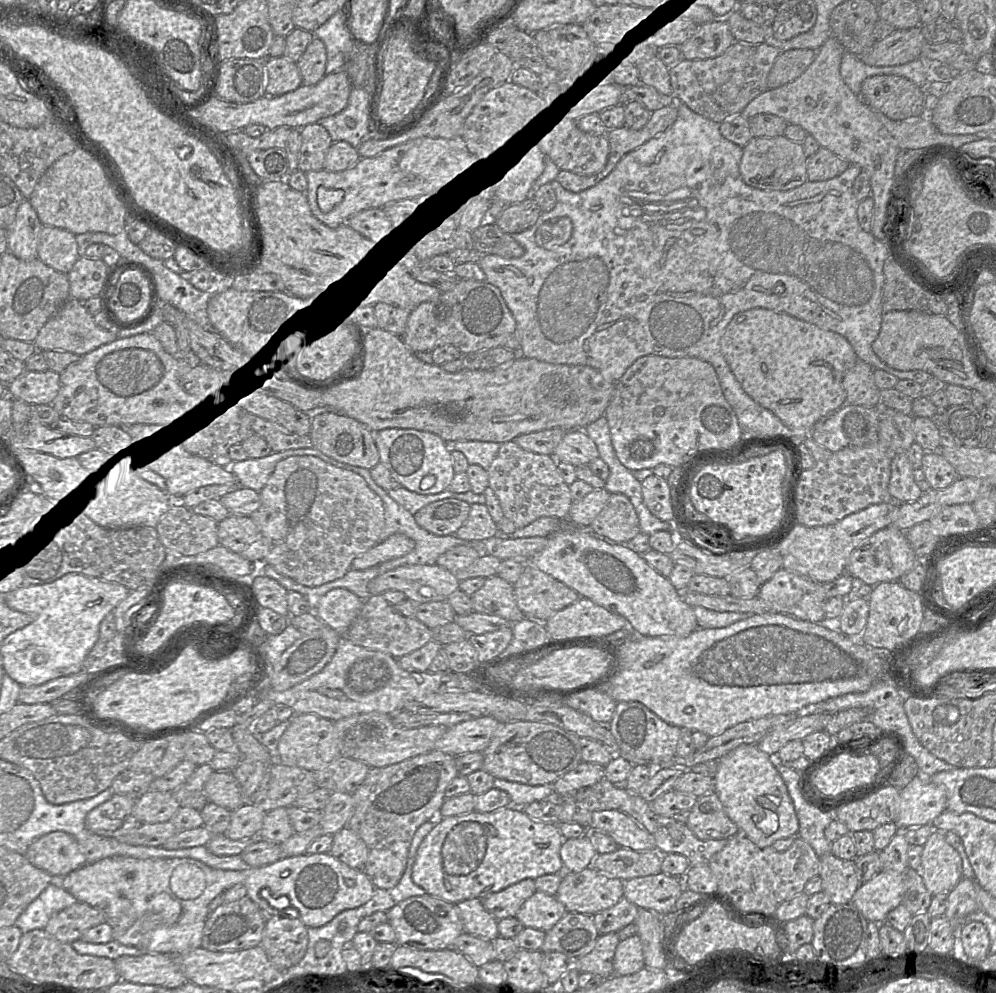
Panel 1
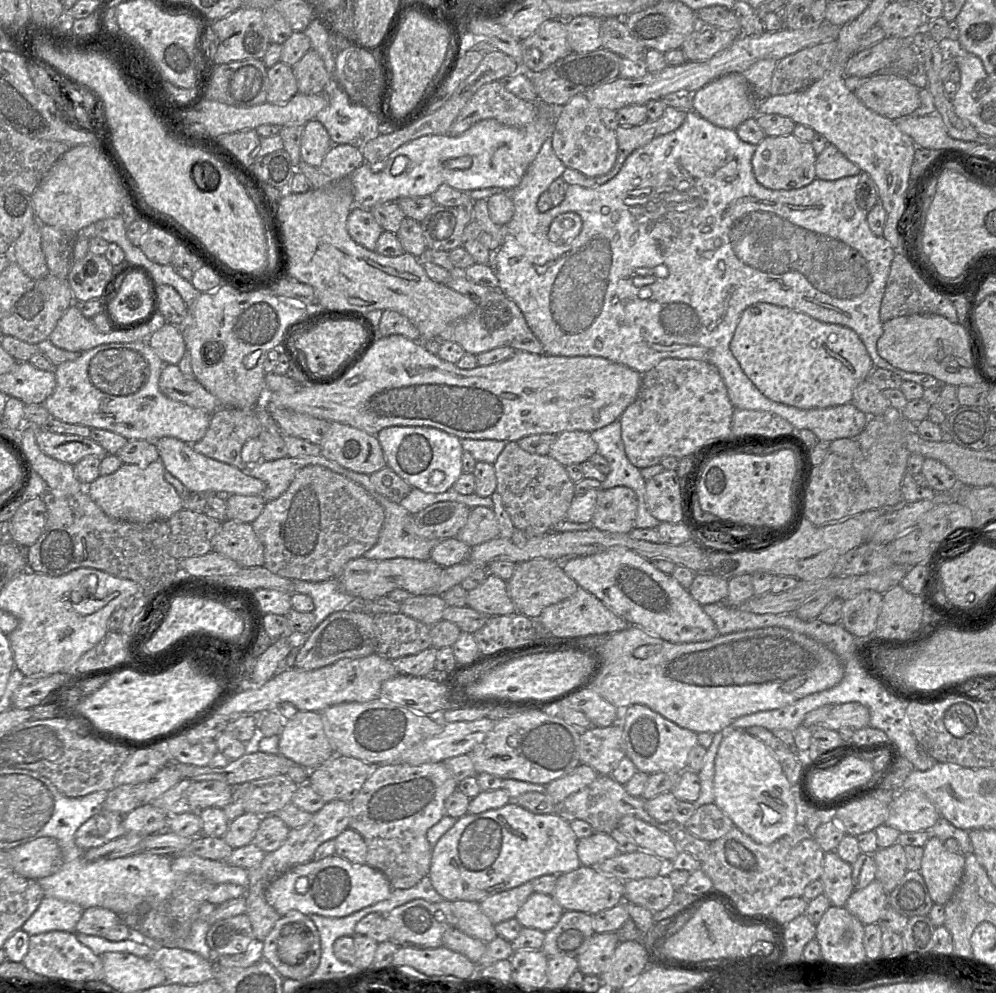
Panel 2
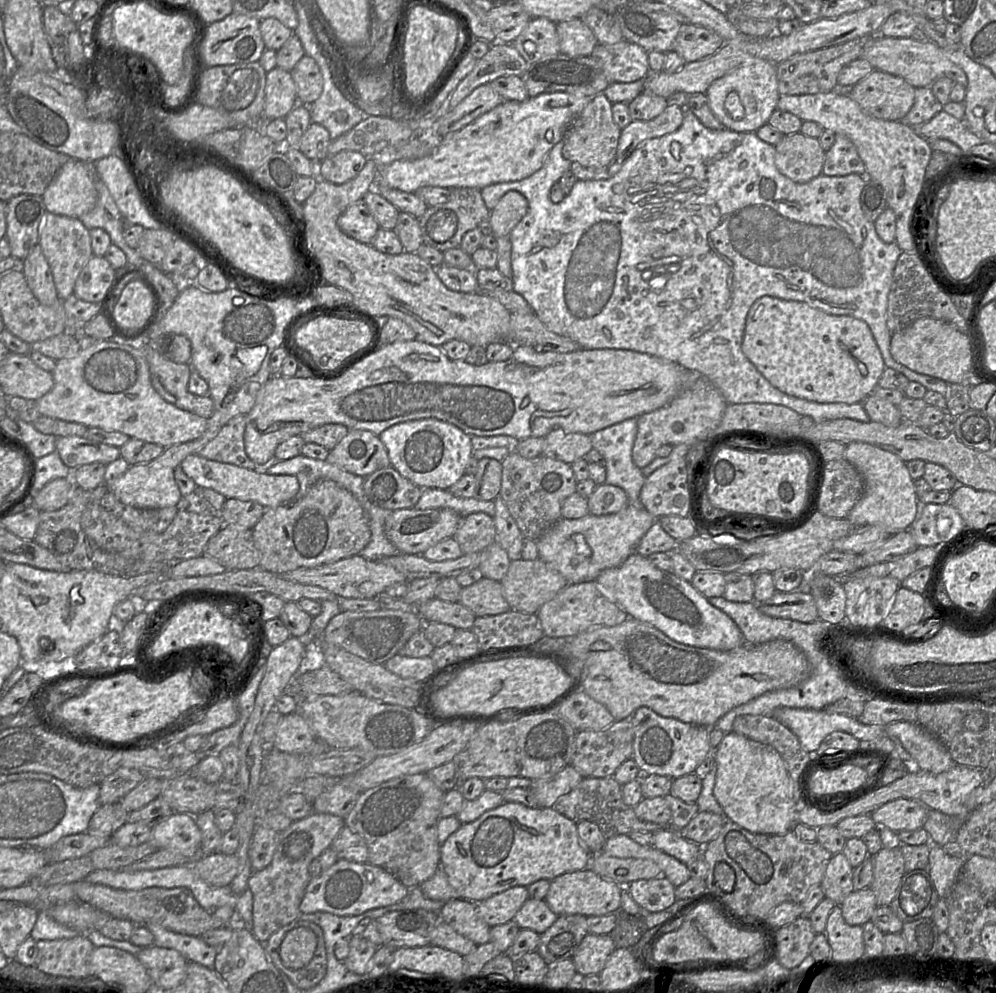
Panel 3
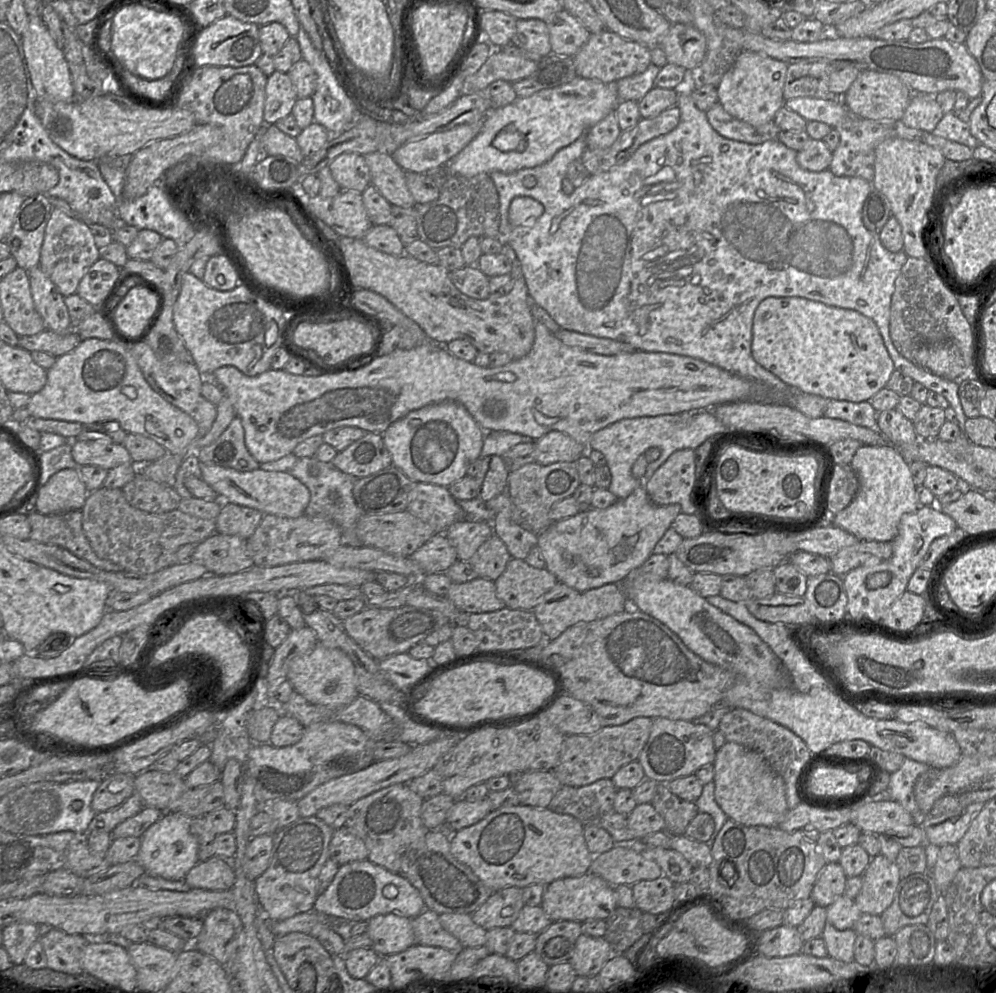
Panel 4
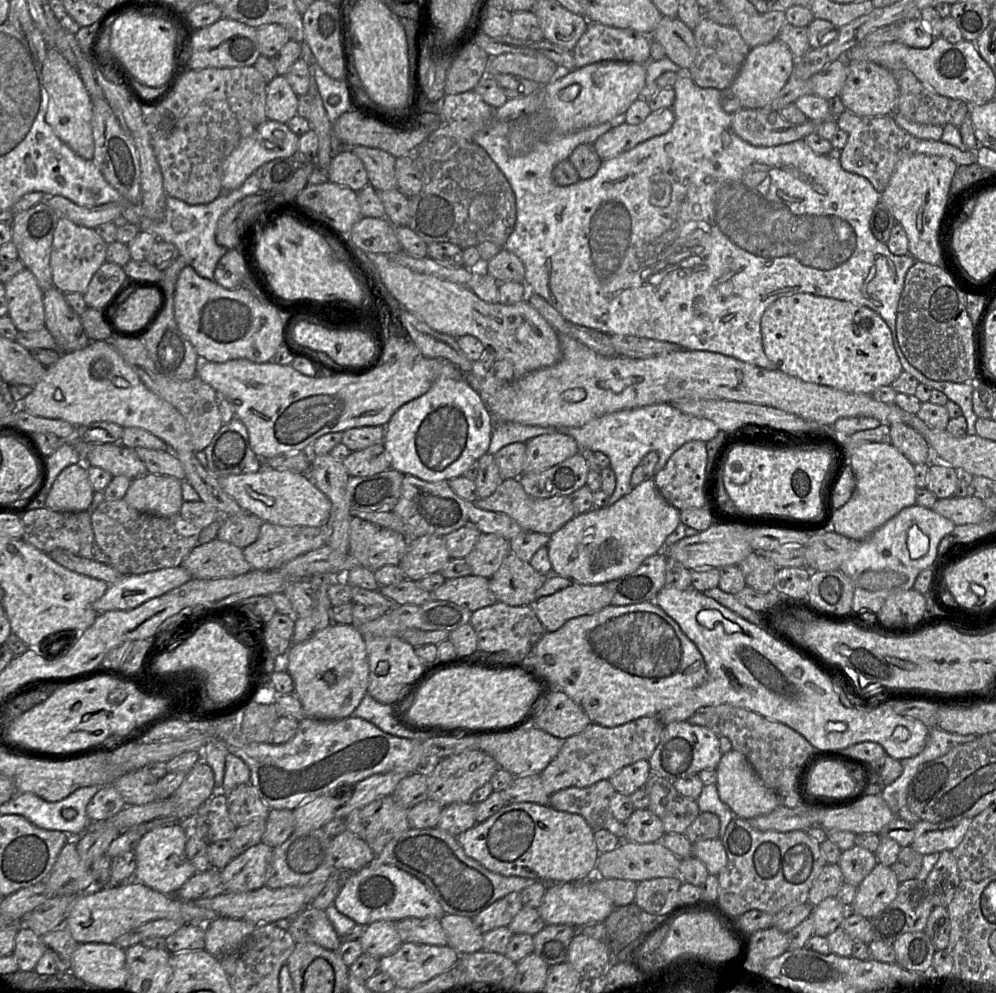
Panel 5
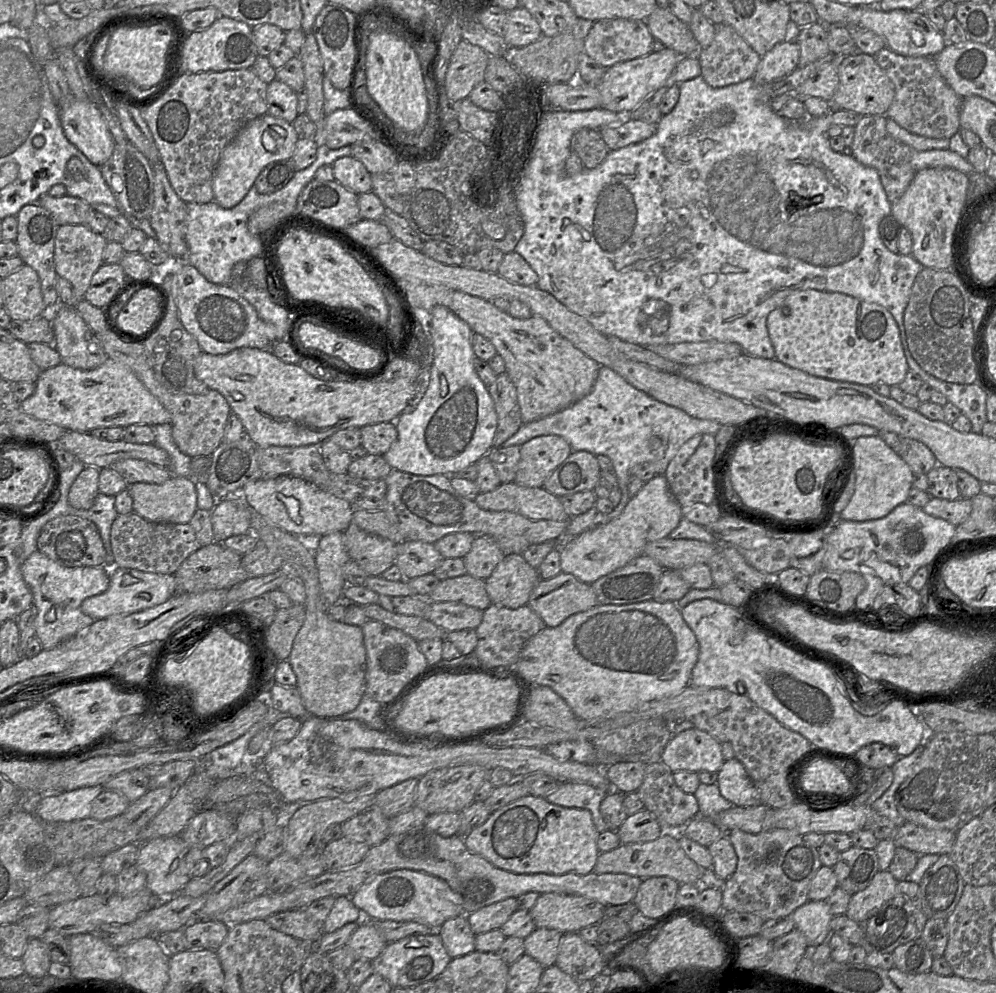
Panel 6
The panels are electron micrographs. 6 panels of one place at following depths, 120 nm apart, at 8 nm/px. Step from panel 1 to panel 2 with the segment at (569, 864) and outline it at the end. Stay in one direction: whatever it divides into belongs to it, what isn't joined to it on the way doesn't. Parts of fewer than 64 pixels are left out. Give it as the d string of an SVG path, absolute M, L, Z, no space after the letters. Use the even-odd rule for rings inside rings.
M594 833L578 839L577 854L581 865L597 867L604 860L619 854L619 850L610 834Z

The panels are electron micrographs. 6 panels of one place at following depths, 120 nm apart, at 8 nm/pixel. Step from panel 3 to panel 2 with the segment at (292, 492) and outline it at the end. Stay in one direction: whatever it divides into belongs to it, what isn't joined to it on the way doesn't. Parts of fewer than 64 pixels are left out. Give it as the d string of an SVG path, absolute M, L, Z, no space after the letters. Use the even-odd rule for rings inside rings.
M163 437L154 442L165 471L177 478L190 493L214 492L224 496L233 494L259 496L266 488L263 481L245 474L234 466L204 456L196 452L191 444L179 439Z

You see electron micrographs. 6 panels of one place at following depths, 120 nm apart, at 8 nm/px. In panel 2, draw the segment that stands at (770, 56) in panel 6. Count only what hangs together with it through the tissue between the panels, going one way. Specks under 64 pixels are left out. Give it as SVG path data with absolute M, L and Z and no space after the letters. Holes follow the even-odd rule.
M740 72L718 78L693 93L693 112L698 113L713 125L735 129L751 117L757 116L757 100L747 79Z

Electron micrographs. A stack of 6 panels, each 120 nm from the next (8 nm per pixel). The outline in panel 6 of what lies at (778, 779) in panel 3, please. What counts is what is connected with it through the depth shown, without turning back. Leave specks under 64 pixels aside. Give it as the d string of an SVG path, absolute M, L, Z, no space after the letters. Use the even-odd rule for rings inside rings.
M735 757L725 760L717 772L721 795L734 806L759 804L759 793L743 764Z

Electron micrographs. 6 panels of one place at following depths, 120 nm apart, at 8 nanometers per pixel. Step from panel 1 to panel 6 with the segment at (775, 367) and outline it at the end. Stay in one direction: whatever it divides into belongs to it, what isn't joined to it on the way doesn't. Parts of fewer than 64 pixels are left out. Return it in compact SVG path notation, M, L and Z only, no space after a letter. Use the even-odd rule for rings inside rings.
M813 289L796 292L769 313L767 329L776 359L813 376L865 386L877 383L898 386L909 371L900 331L892 314L879 304L846 294Z

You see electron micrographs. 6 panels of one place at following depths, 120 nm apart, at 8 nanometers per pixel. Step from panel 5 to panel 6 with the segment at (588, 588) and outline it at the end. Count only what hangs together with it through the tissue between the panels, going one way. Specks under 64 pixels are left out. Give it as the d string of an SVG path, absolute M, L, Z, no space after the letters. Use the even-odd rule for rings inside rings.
M563 571L555 576L540 576L529 600L529 604L540 614L544 626L557 626L569 616L586 611L597 603L591 584L582 582L574 575Z

